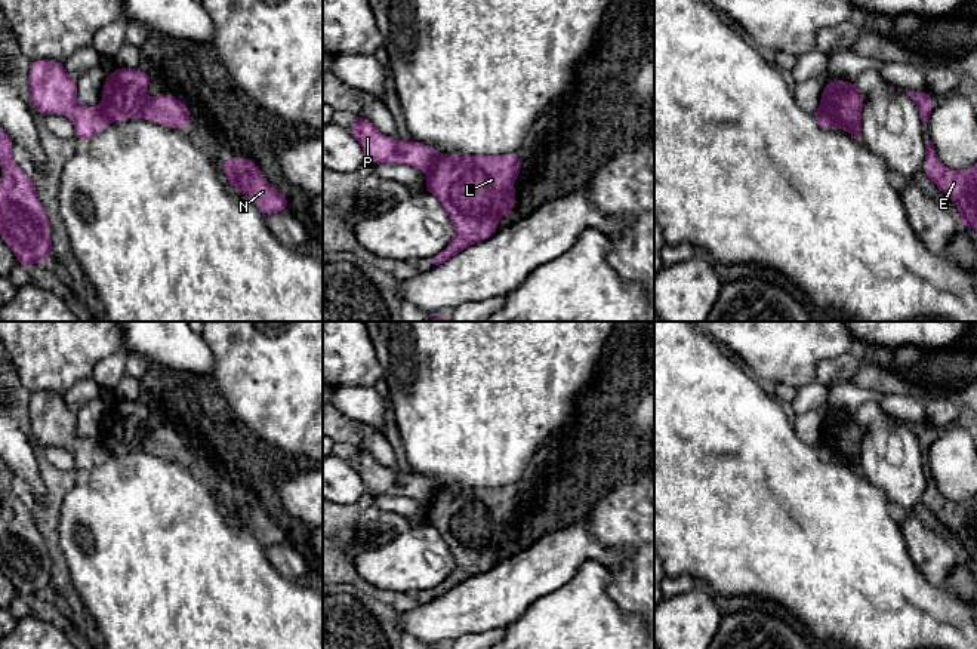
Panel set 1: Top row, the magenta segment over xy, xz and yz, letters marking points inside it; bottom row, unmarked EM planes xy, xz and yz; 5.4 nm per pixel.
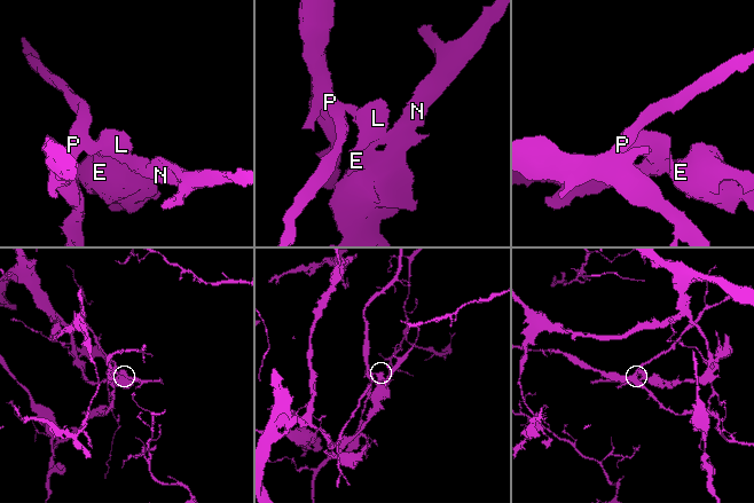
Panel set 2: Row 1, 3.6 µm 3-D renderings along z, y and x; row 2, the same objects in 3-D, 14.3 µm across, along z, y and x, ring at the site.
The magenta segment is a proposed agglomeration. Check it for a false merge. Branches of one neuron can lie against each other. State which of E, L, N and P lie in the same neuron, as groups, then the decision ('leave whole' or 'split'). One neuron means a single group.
groups E L N / P; split

